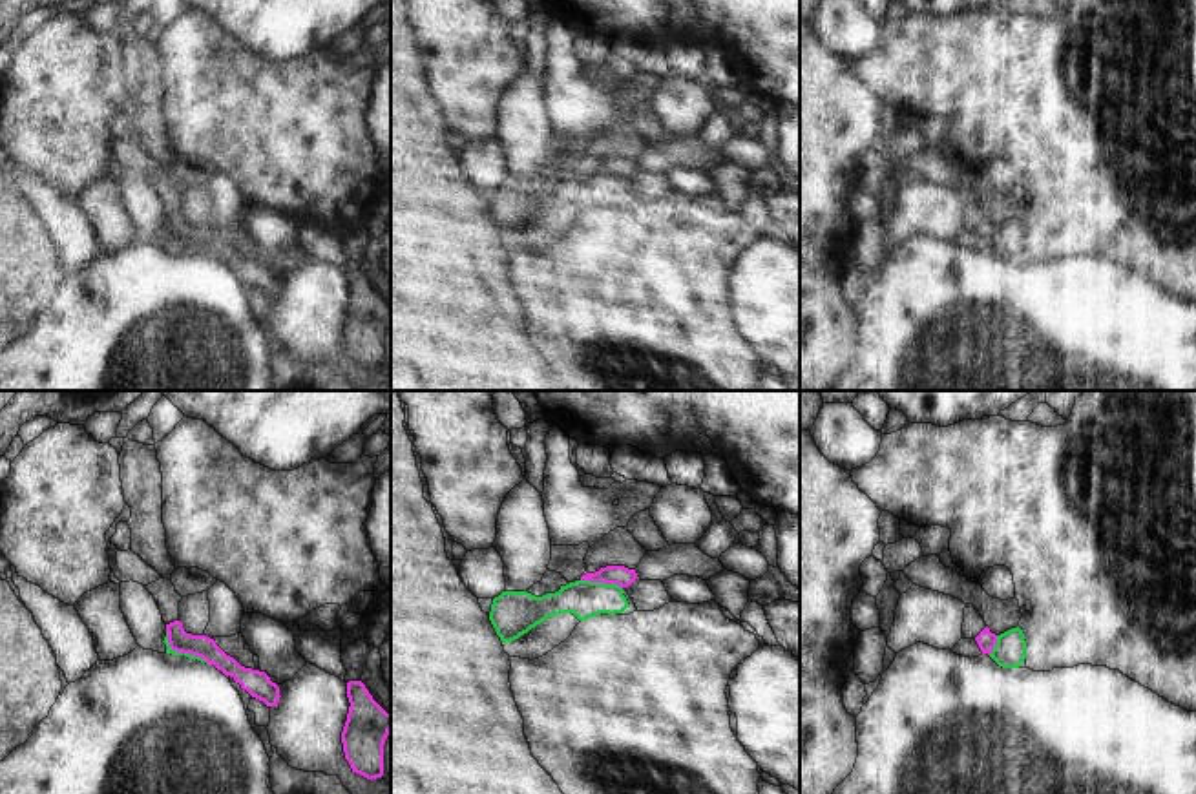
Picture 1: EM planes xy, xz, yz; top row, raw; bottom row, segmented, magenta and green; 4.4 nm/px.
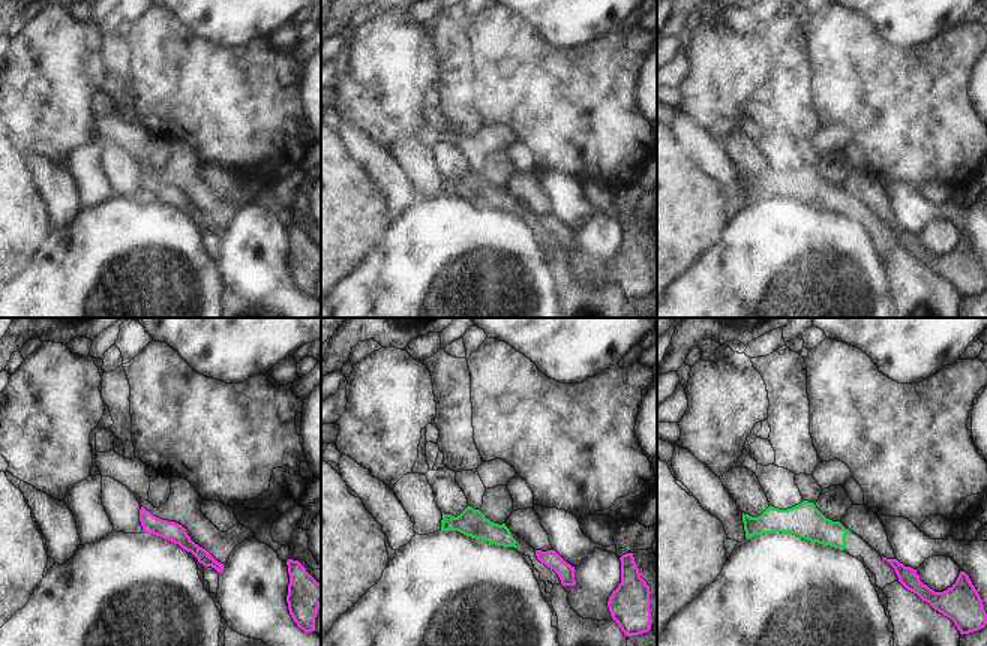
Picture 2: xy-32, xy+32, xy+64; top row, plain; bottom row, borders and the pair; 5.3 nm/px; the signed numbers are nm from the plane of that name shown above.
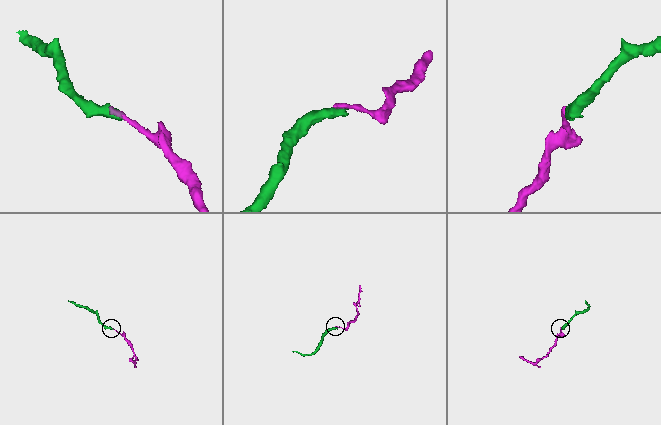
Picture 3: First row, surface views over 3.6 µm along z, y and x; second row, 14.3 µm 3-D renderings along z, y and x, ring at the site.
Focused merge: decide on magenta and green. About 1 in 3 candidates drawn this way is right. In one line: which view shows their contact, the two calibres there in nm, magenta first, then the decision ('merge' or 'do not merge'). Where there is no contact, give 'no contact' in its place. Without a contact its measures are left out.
meets magenta in xy; 100 nm thick on the magenta side, 30 nm on the other; do not merge

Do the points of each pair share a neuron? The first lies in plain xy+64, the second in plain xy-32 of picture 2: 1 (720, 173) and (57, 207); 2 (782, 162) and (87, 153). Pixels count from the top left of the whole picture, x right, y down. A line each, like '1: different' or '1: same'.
1: same
2: different

